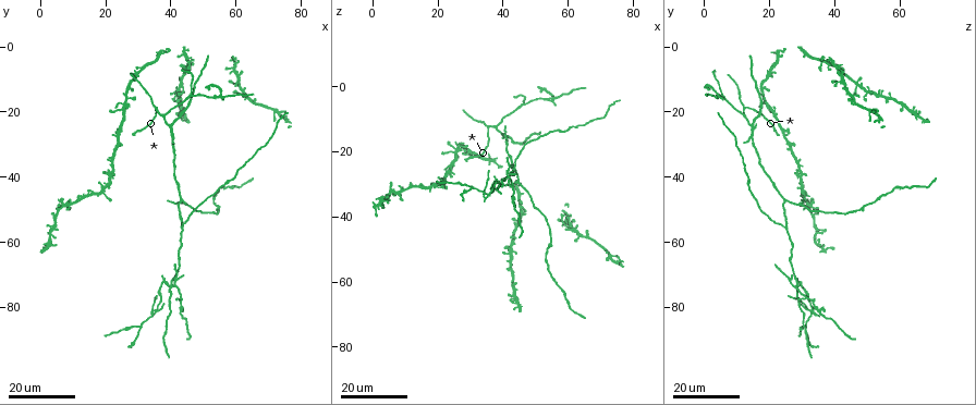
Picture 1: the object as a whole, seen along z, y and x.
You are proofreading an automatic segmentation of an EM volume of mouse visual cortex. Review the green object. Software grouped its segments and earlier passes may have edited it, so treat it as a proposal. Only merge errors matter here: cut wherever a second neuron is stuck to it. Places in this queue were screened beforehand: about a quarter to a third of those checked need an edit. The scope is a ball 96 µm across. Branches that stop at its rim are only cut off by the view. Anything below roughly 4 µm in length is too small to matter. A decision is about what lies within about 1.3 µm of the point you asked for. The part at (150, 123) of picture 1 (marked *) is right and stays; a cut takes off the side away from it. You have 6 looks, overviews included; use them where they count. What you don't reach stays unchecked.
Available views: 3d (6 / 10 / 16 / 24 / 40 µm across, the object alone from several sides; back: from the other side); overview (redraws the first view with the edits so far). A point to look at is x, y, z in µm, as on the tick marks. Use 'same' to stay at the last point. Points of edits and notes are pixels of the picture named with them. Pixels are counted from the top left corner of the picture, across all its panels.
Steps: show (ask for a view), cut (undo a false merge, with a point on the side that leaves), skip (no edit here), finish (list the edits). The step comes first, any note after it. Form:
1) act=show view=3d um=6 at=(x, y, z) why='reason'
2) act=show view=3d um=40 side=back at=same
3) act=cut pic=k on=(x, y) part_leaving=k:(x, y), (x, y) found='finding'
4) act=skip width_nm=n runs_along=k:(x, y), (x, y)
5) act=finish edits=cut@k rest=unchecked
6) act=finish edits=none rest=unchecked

act=show view=3d um=16 at=(36, 18, 12) why='branch point'

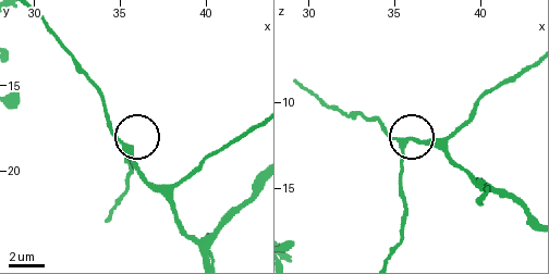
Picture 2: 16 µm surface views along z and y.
act=show view=3d um=10 at=(35.5, 18.9, 12.3)

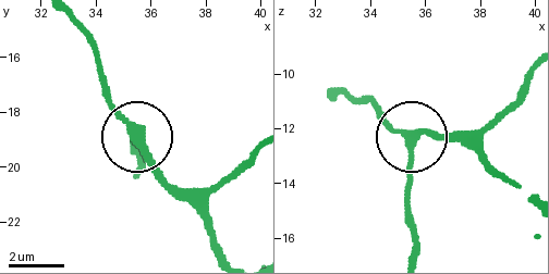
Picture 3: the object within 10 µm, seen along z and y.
act=skip side_arm_um=15 arms=3 found='continuous, no second neuron'

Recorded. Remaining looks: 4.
act=show view=3d um=16 at=(46, 15, 6)

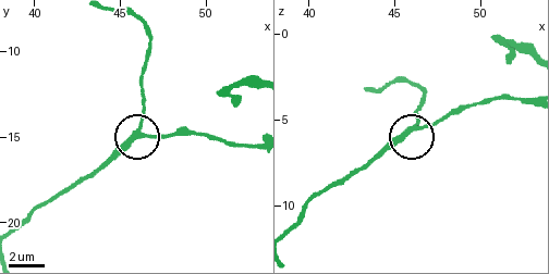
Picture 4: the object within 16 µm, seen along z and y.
act=show view=3d um=10 at=(46.2, 14.7, 5.4)

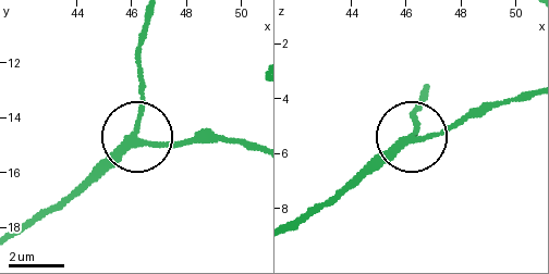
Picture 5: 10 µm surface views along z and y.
act=skip arms=3 runs_along=5:(295, 225), (373, 171), (415, 122) found='continuous, no second neuron'

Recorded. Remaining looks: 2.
act=show view=3d um=16 at=(54, 15, 4) why='four-way junction'

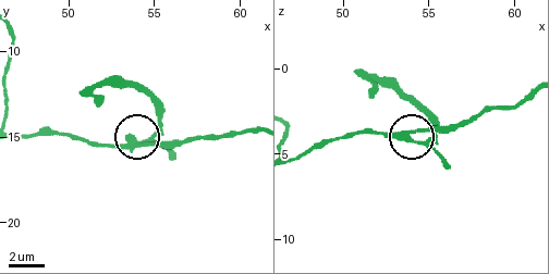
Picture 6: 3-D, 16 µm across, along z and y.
act=show view=3d um=6 at=(53.7, 15.3, 4.1) why='zoom in'

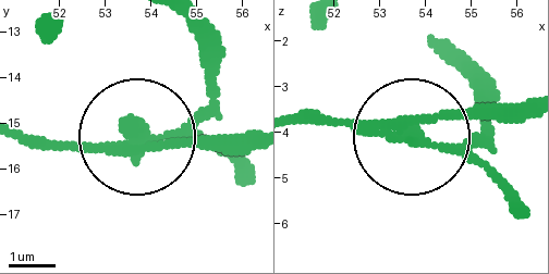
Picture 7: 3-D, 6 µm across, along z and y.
act=cut pic=7 on=(190, 125) arms=4 part_leaving=7:(120, 139), (163, 132), (206, 92), (210, 70), (186, 23) found='two neurons meet here'

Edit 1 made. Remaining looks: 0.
act=finish edits=cut@7 rest=unchecked

